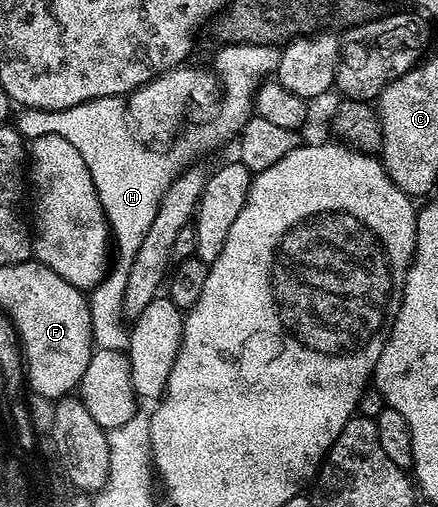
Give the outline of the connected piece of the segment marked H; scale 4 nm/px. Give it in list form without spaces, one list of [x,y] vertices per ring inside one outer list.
[[[224,44],[220,49],[223,50],[216,55],[213,65],[213,72],[221,86],[221,100],[214,114],[216,117],[208,125],[199,125],[189,131],[187,129],[167,149],[168,153],[158,153],[158,148],[148,147],[133,136],[123,97],[93,99],[61,111],[24,108],[20,112],[23,114],[17,120],[17,128],[25,139],[61,135],[61,139],[69,139],[69,143],[81,151],[81,159],[85,159],[89,167],[93,187],[107,216],[115,252],[113,264],[108,268],[106,277],[89,293],[91,340],[98,348],[113,351],[127,348],[129,325],[123,316],[125,283],[129,279],[133,255],[137,255],[137,247],[141,247],[141,239],[145,239],[145,231],[149,231],[165,191],[169,191],[175,178],[186,166],[199,159],[206,149],[215,149],[225,144],[230,137],[231,140],[238,138],[245,123],[253,115],[255,93],[259,86],[279,68],[280,50],[275,47]]]

